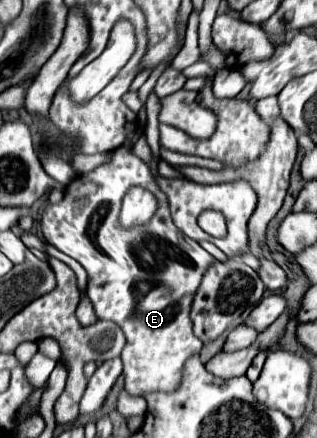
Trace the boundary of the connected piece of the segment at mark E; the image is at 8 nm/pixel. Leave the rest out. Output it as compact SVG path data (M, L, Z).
M118 148L114 150L112 160L100 164L92 172L76 174L76 178L66 186L64 198L58 204L46 204L44 214L40 218L40 226L42 226L42 236L50 246L58 248L60 252L80 262L88 272L86 292L94 304L98 318L112 320L124 330L126 344L122 350L122 362L124 362L126 390L132 396L144 396L146 392L156 392L156 390L162 392L176 390L182 378L184 362L192 354L200 352L202 342L192 332L190 306L196 288L206 268L214 262L214 258L198 242L176 230L168 212L156 212L152 216L152 222L148 222L148 226L138 226L136 230L126 230L126 234L118 234L118 210L124 194L132 186L144 186L144 190L152 190L156 198L166 200L166 196L156 186L150 168L140 158L136 158L128 148Z

